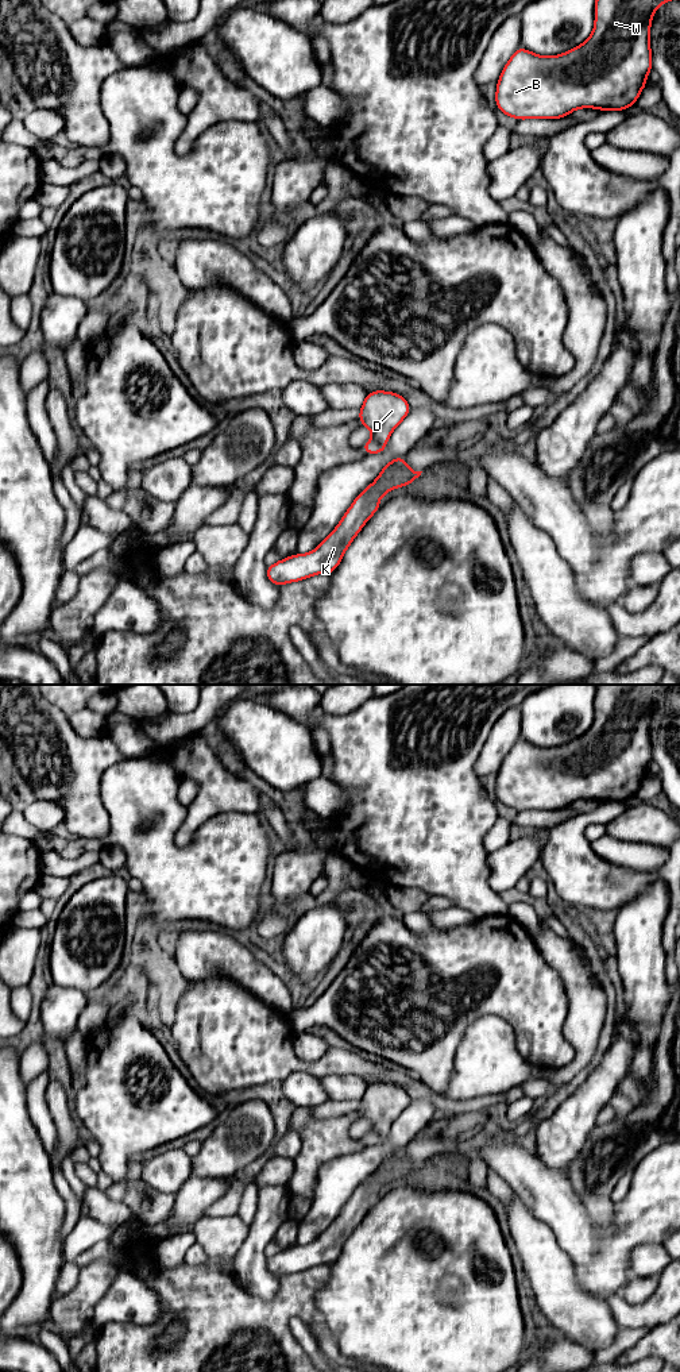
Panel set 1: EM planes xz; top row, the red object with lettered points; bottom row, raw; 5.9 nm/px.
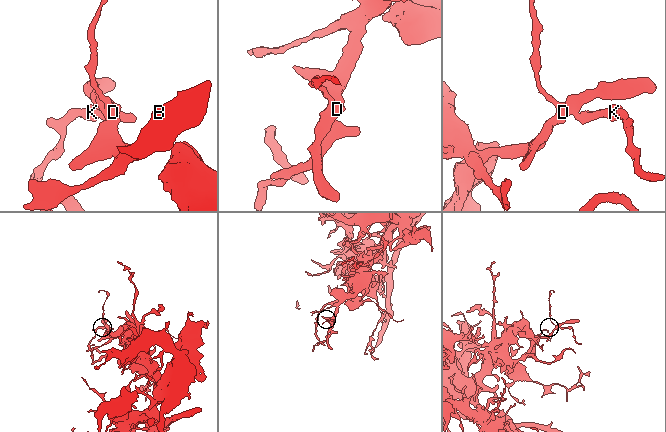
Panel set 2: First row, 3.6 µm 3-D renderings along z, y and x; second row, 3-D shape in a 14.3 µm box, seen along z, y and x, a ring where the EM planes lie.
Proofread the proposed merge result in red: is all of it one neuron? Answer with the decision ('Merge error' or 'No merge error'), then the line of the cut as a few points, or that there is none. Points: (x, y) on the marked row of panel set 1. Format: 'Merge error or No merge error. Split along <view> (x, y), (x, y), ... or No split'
No merge error. No split

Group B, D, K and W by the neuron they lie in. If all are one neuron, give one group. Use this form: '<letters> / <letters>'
B D K W

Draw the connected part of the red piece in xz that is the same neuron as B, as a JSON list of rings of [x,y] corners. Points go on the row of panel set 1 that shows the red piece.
[[[596,0],[595,27],[580,46],[555,57],[541,57],[519,47],[509,59],[497,84],[497,108],[521,119],[560,119],[577,108],[622,111],[634,105],[652,70],[650,20],[667,0]]]

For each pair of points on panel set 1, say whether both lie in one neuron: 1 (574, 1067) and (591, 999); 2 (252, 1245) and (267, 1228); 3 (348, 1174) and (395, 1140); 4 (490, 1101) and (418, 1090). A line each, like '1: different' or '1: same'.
1: same
2: same
3: same
4: same

